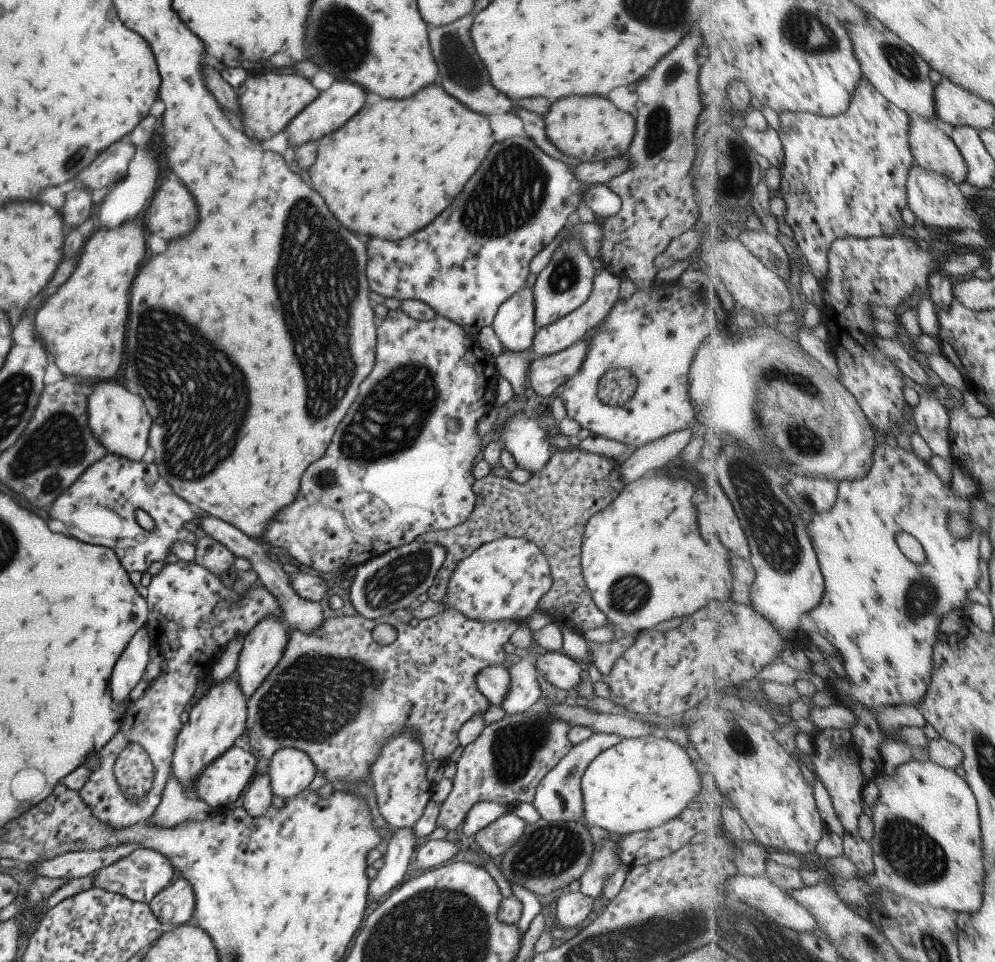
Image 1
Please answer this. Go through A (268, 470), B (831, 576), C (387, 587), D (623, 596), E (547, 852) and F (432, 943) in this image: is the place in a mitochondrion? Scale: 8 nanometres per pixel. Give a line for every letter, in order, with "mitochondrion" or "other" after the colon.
A: other
B: other
C: mitochondrion
D: mitochondrion
E: mitochondrion
F: mitochondrion

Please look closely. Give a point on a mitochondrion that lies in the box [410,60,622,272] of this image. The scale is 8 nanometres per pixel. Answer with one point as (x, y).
(513, 188)

